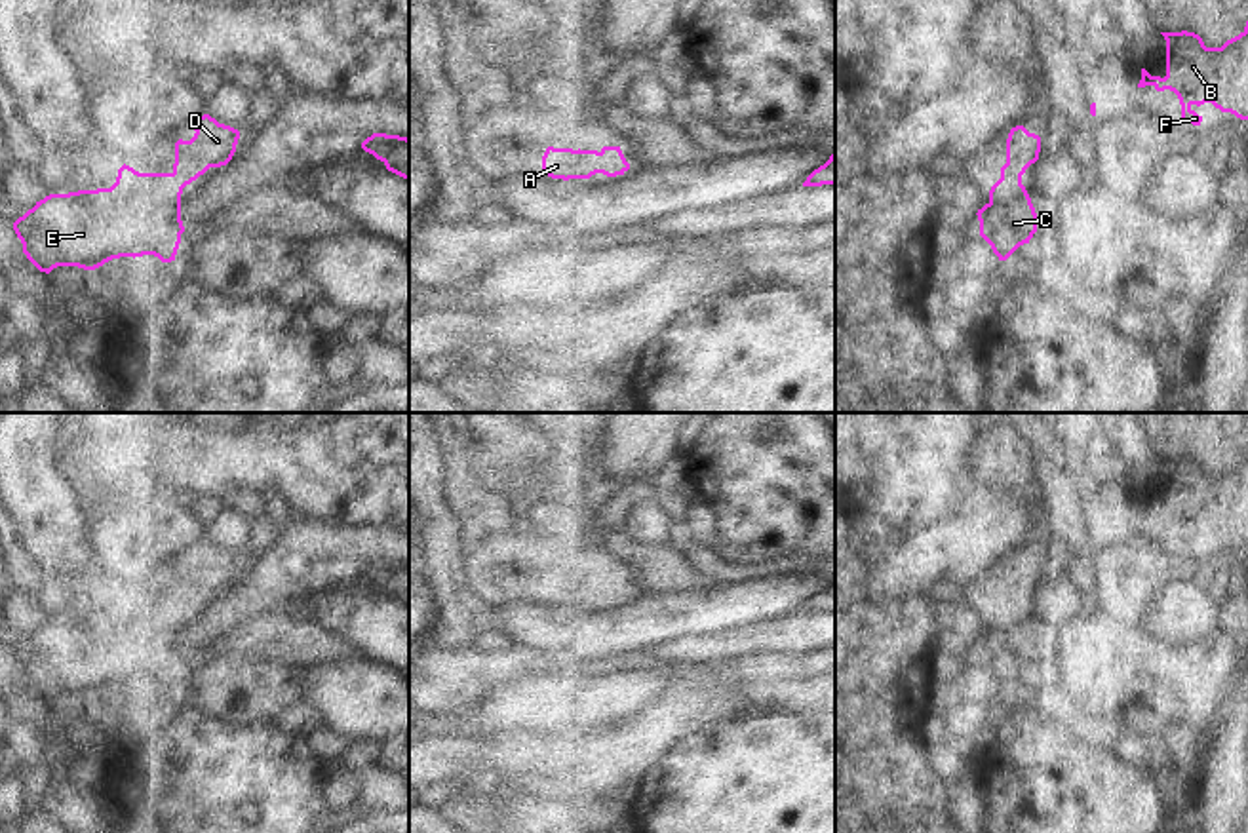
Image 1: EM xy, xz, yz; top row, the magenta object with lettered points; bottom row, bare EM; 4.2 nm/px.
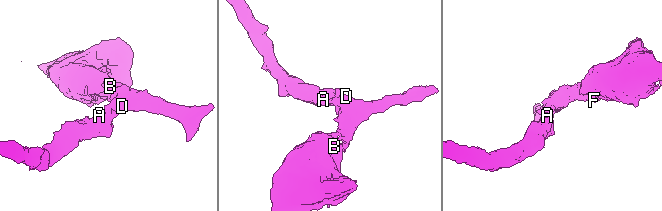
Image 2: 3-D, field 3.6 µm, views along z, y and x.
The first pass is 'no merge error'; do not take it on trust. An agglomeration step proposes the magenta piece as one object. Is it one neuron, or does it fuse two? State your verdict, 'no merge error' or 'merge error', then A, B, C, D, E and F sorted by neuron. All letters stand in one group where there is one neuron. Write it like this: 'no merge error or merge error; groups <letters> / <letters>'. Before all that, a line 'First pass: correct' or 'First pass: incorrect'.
First pass: correct
no merge error; groups A B C D E F

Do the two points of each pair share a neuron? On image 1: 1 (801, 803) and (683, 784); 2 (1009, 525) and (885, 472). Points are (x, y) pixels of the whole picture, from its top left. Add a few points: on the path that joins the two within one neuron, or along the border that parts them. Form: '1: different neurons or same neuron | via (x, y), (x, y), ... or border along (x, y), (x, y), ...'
1: same neuron | via (773, 803), (712, 803)
2: different neurons | border along (944, 516), (921, 525), (908, 537)

